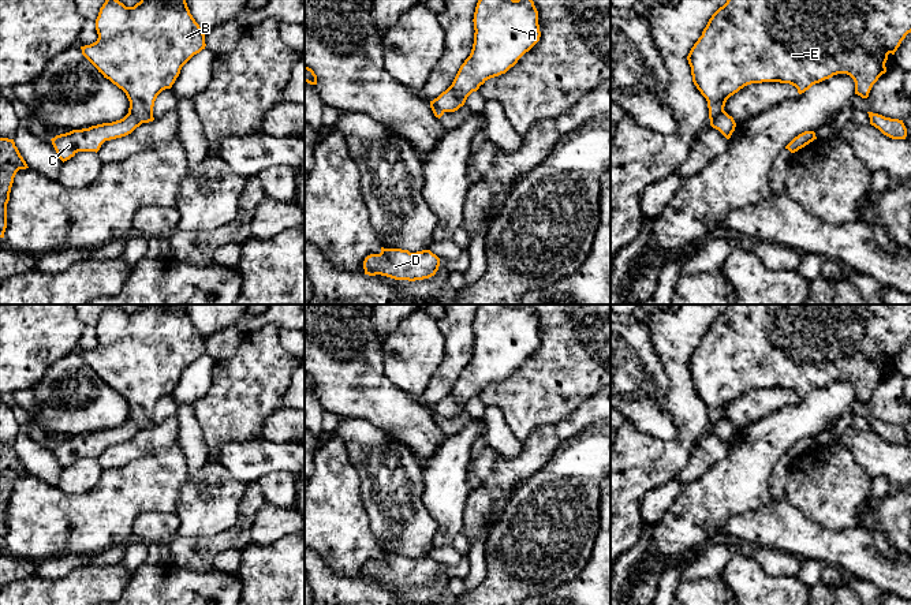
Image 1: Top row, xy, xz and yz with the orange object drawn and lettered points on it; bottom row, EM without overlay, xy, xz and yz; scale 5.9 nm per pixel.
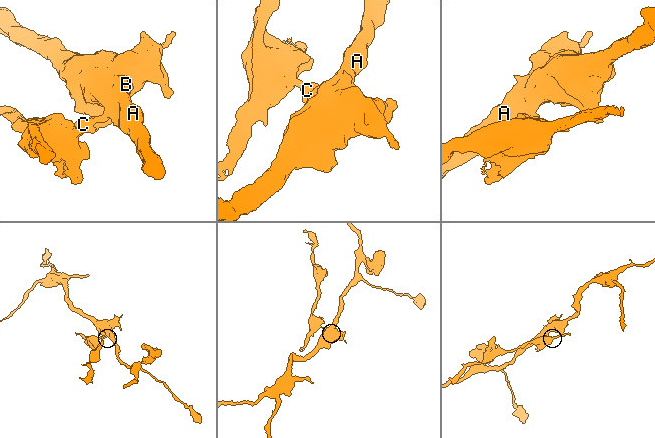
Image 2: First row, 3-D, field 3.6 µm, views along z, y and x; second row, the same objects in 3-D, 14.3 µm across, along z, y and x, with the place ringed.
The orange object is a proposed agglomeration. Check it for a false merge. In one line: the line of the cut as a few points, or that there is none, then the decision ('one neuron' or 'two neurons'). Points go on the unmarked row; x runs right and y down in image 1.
cut in xy along (129, 418), (142, 428); two neurons

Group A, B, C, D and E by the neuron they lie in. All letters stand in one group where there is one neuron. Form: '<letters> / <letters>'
A B D E / C

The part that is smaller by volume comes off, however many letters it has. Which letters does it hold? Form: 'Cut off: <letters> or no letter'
Cut off: C

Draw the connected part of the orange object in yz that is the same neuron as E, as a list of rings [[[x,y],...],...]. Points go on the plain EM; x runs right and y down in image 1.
[[[728,305],[709,325],[702,341],[691,354],[687,366],[691,373],[692,388],[707,407],[709,425],[714,426],[724,418],[727,406],[747,391],[762,388],[789,389],[802,400],[813,391],[847,380],[855,388],[855,400],[867,404],[873,391],[886,378],[888,361],[897,356],[906,341],[911,339],[911,305]]]

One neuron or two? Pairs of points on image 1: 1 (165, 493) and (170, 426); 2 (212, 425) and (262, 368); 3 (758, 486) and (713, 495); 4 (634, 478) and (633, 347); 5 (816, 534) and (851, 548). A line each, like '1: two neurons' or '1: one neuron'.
1: two neurons
2: one neuron
3: one neuron
4: two neurons
5: one neuron

